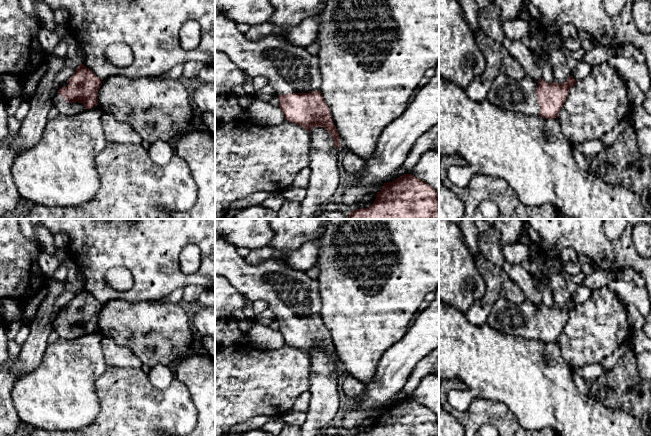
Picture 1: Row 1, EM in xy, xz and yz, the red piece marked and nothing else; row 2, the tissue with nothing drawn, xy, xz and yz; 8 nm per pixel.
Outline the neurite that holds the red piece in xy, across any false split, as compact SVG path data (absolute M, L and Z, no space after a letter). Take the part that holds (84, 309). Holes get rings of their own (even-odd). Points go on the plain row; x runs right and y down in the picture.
M80 288L54 319L52 328L61 339L75 339L97 331L102 306L89 292Z

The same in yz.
M500 297L490 311L487 324L510 336L558 342L570 313L578 306L570 300L564 307L539 306L526 300L516 305Z

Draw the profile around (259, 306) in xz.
M259 299L253 302L252 308L257 314L259 314L268 309L268 303L264 300Z

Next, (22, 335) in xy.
M21 326L19 332L17 333L17 336L15 337L15 342L19 346L22 346L27 340L29 334L30 334L29 326Z

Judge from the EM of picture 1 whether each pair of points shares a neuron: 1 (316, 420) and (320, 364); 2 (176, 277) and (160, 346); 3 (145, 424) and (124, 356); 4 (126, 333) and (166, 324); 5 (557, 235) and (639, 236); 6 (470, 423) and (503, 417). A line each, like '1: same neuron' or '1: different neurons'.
1: same neuron
2: different neurons
3: different neurons
4: same neuron
5: different neurons
6: same neuron

